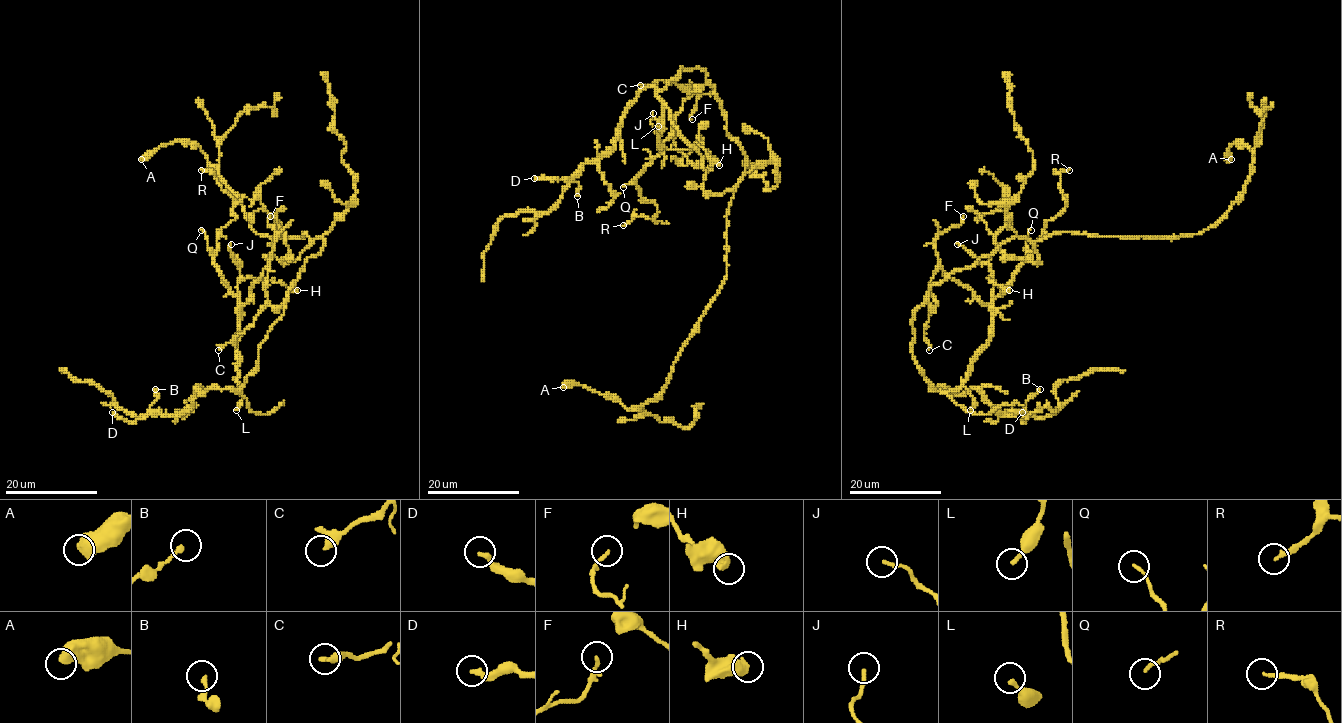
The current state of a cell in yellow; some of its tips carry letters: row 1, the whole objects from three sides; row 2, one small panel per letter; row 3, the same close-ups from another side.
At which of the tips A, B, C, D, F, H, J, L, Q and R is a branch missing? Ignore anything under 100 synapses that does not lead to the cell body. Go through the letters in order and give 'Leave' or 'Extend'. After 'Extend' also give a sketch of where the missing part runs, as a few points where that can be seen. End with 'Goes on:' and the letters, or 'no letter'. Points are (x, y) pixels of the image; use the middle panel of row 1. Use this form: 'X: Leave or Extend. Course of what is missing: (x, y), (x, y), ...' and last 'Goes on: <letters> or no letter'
A: Leave
B: Leave
C: Leave
D: Leave
F: Leave
H: Leave
J: Leave
L: Leave
Q: Leave
R: Leave
Goes on: no letter

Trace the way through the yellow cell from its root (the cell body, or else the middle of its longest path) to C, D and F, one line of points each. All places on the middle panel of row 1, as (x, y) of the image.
C: (726, 120), (706, 71), (681, 68), (657, 93), (663, 113), (660, 149), (690, 90), (668, 81), (640, 85)
D: (726, 120), (706, 71), (681, 68), (661, 90), (639, 92), (617, 141), (602, 154), (571, 176), (534, 178)
F: (726, 120), (706, 71), (681, 68), (657, 93), (663, 113), (660, 149), (682, 102), (696, 91), (692, 119)

